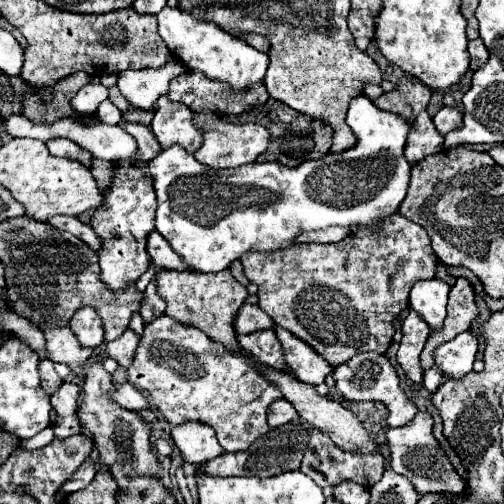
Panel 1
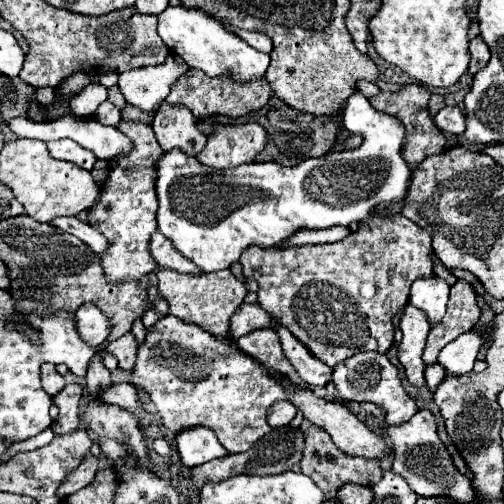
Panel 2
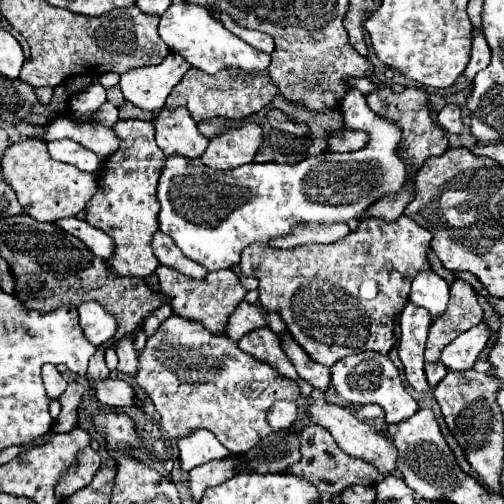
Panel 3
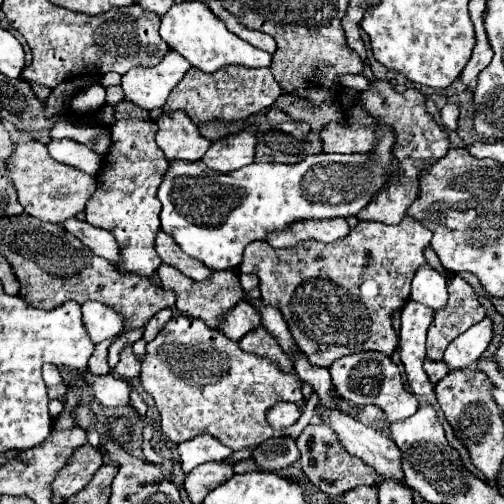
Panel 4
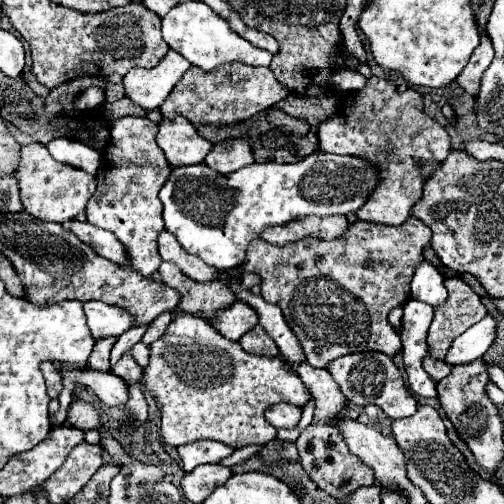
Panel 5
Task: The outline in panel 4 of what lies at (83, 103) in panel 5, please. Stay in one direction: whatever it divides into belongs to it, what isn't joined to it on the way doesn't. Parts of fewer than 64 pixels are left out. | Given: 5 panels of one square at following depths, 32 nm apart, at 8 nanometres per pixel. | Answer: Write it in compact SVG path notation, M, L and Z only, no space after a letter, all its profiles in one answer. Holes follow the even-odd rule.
M92 84L72 98L74 112L92 112L100 106L104 106L104 88L100 84Z

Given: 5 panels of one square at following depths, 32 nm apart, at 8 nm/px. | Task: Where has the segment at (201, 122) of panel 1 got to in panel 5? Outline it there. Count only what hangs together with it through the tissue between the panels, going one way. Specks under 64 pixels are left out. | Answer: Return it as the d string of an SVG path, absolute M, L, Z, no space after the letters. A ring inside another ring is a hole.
M226 140L214 146L214 150L204 160L206 166L210 166L220 174L236 172L252 162L254 162L254 154L248 140Z

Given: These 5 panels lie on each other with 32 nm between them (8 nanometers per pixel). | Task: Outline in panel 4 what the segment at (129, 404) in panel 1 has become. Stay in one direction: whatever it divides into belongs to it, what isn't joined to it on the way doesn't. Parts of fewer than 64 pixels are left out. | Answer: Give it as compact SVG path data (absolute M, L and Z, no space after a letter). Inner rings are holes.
M84 372L78 374L78 378L92 386L96 398L104 404L104 406L126 406L130 400L130 384L122 378L114 378L112 374L106 376L98 376L92 372Z

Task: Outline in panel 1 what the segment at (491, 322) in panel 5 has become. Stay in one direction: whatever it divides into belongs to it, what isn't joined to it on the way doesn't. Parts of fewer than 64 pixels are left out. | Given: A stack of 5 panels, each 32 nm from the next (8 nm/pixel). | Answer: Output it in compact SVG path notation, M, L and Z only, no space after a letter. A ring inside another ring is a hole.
M472 332L458 334L454 340L442 344L436 350L436 366L442 368L446 378L462 378L472 372L472 364L478 352L478 336Z

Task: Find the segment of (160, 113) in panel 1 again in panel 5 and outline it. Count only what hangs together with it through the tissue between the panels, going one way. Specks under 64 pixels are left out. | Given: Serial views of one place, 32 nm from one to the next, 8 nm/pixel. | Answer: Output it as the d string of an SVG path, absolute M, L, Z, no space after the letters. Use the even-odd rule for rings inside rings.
M182 116L176 120L162 120L156 142L164 150L172 168L200 164L212 150L212 144L198 136L196 128L192 128L192 124Z

